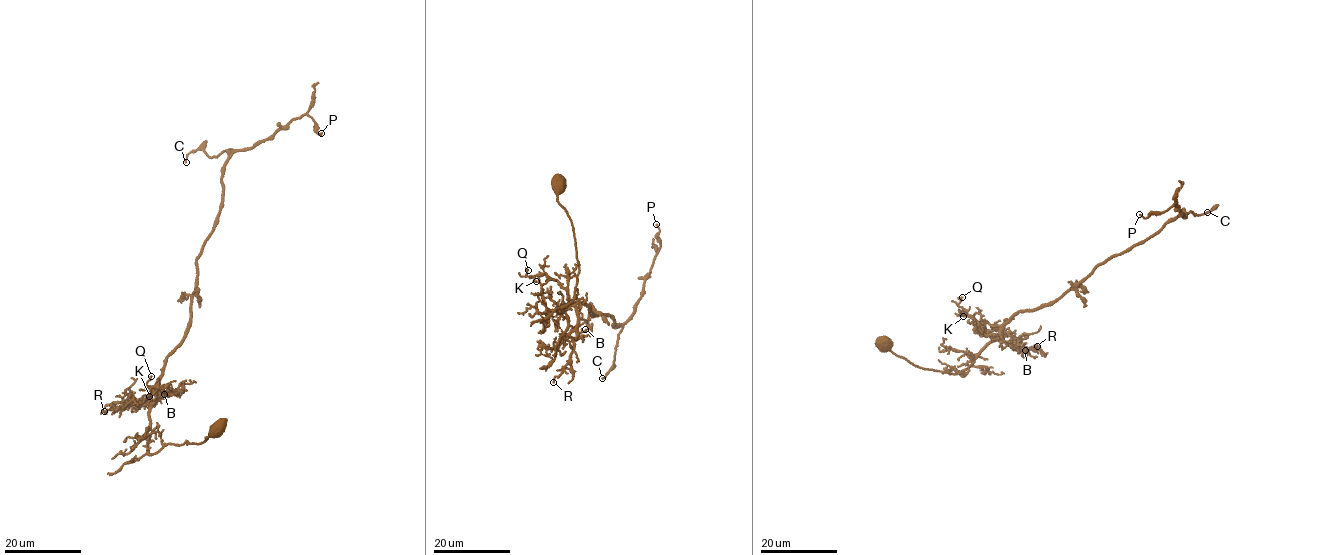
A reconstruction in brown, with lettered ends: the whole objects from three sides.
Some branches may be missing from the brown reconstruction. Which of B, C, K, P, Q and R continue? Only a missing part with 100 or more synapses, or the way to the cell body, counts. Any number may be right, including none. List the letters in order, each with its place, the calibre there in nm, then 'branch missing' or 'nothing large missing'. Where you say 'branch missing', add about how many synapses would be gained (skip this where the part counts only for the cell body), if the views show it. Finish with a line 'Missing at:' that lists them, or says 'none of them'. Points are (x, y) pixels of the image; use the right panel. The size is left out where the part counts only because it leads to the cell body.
B: place (1025, 350); calibre 140 nm; nothing large missing
C: place (1207, 212); calibre 130 nm; nothing large missing
K: place (963, 316); calibre 180 nm; nothing large missing
P: place (1139, 214); calibre 130 nm; nothing large missing
Q: place (962, 297); calibre 150 nm; nothing large missing
R: place (1037, 346); calibre 110 nm; nothing large missing
Missing at: none of them

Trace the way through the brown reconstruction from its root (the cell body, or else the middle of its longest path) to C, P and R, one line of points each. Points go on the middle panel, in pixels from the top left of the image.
C: (557, 185), (580, 269), (572, 301), (558, 310), (581, 303), (591, 315), (606, 314), (623, 327), (602, 378)
P: (557, 185), (580, 269), (560, 311), (579, 302), (616, 326), (631, 319), (660, 248), (656, 224)
R: (557, 185), (580, 269), (572, 301), (558, 310), (575, 307), (574, 345), (553, 382)

